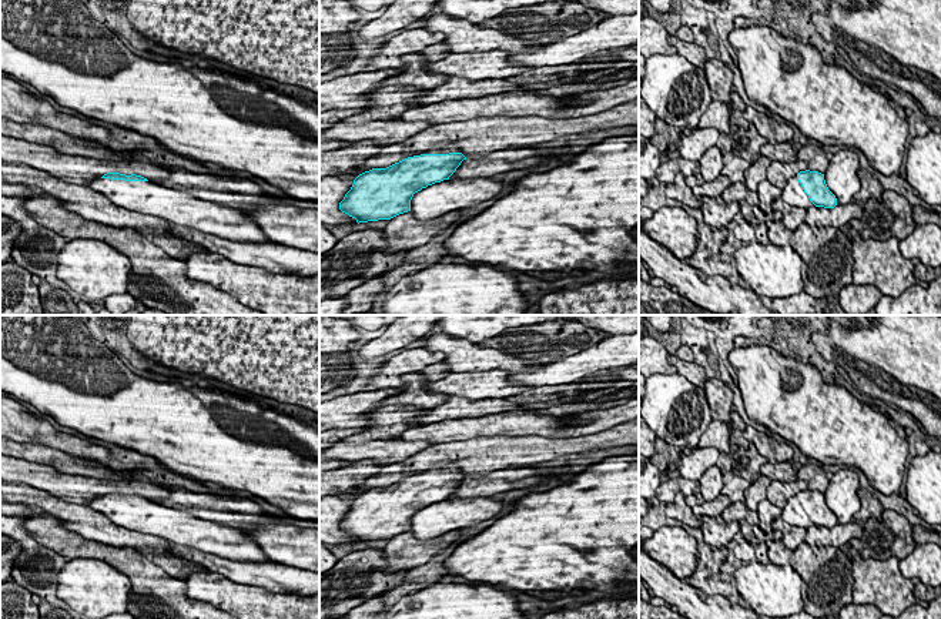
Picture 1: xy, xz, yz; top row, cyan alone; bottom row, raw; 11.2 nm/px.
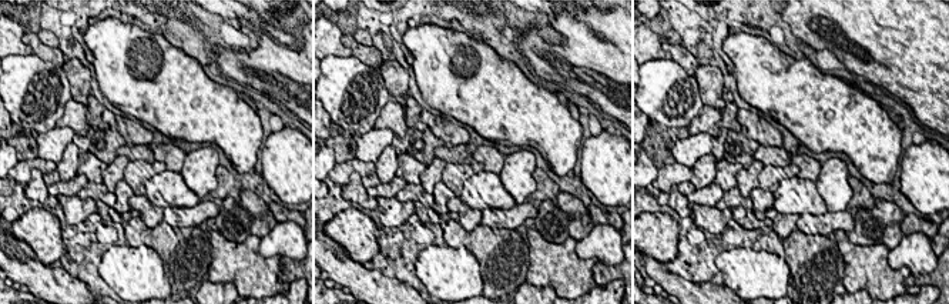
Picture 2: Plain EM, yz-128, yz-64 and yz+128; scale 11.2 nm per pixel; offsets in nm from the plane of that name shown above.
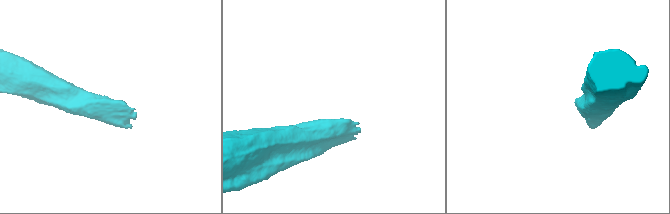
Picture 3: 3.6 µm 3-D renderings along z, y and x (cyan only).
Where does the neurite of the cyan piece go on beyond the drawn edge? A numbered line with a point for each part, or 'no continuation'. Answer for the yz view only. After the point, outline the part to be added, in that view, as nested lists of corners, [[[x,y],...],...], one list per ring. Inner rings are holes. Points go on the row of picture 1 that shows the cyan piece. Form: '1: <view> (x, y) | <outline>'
1: yz (793, 194) | [[[790,177],[784,190],[781,191],[781,200],[788,205],[798,207],[798,208],[810,208],[811,201],[808,195],[804,193],[801,184],[798,183],[797,177]]]

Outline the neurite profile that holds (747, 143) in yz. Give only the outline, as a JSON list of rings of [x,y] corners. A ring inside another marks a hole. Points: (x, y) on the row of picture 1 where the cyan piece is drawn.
[[[750,123],[749,128],[739,128],[733,135],[731,148],[740,153],[740,157],[754,164],[760,154],[760,147],[767,143],[767,138],[757,133],[757,128]]]

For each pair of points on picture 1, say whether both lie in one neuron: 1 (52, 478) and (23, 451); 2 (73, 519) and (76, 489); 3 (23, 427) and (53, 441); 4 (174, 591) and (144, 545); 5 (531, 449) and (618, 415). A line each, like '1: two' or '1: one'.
1: two
2: two
3: one
4: two
5: two

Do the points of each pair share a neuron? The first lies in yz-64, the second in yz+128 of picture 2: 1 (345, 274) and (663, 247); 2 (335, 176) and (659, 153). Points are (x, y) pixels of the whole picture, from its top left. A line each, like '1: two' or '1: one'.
1: two
2: two

